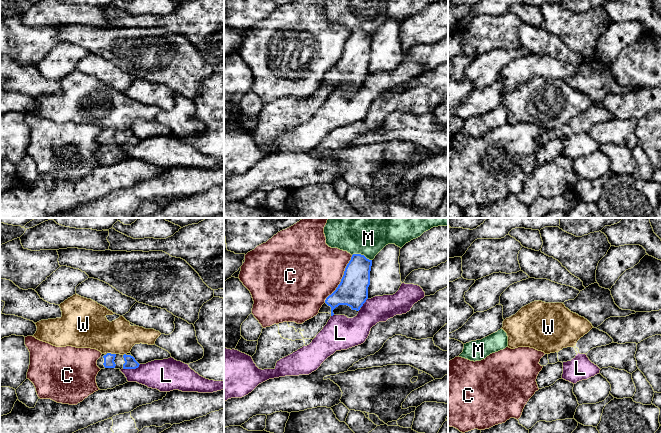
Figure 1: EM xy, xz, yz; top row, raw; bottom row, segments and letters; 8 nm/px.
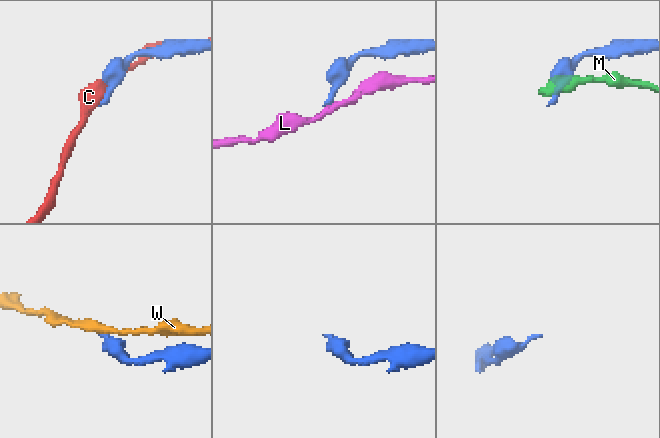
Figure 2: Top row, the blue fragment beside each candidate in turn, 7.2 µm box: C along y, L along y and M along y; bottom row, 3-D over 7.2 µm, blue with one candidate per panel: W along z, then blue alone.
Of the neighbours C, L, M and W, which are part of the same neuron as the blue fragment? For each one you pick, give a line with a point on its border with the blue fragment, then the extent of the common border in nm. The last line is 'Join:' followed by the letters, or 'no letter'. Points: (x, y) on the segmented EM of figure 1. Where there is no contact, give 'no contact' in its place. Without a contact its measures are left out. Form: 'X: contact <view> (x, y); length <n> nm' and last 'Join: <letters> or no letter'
Join: no letter

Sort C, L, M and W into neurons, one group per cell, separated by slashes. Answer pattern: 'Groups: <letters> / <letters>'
Groups: C / L / M / W

